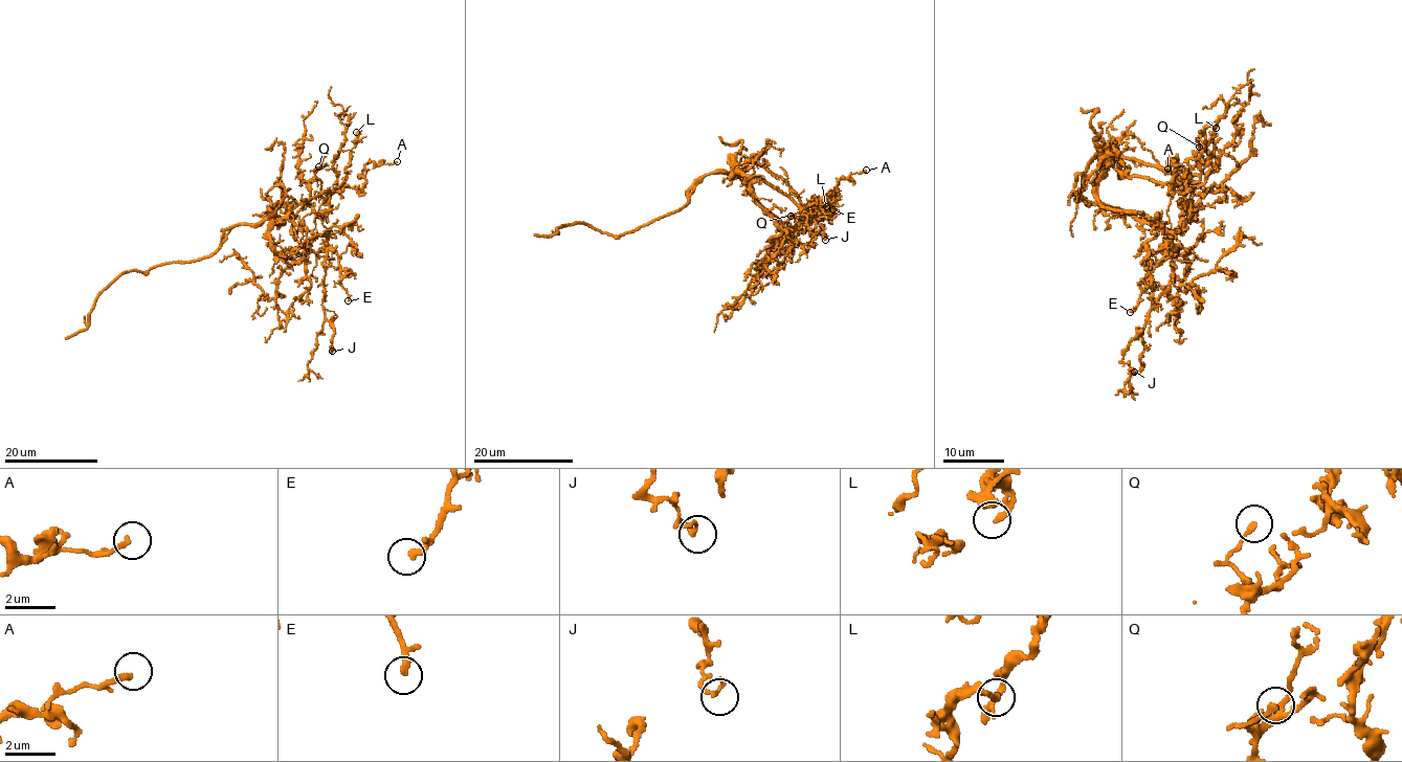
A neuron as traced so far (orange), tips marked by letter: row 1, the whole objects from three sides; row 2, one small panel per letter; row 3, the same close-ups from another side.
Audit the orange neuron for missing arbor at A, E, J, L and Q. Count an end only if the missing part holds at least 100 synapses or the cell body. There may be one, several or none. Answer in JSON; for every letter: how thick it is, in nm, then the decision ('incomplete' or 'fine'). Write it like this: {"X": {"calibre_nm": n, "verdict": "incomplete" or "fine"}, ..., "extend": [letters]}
{"A": {"calibre_nm": 190, "verdict": "fine"}, "E": {"calibre_nm": 240, "verdict": "fine"}, "J": {"calibre_nm": 180, "verdict": "fine"}, "L": {"calibre_nm": 200, "verdict": "fine"}, "Q": {"calibre_nm": 150, "verdict": "fine"}, "extend": []}

